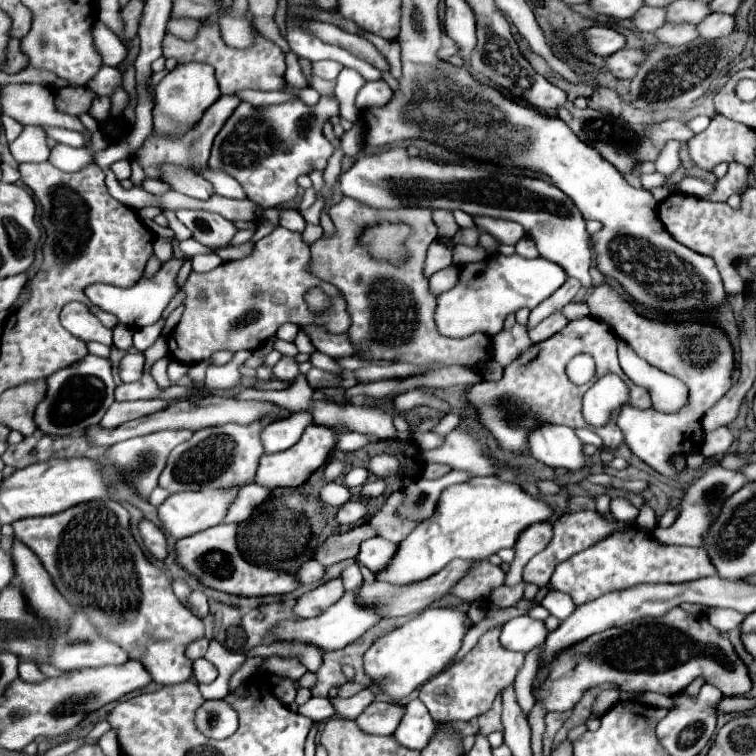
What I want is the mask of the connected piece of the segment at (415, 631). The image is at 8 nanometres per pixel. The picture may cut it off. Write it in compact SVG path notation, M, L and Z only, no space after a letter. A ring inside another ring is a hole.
M441 606L427 608L401 628L377 640L373 648L369 648L369 652L365 654L367 676L371 676L373 680L381 678L383 680L381 688L389 696L393 696L393 700L409 696L415 688L419 688L421 684L443 672L447 666L451 666L467 634L465 618L467 618L465 612L457 608L441 608Z

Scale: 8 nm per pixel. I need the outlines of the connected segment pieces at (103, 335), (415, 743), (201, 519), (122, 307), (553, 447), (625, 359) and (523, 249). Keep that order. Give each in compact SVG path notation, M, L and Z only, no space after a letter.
M69 302L61 310L61 325L85 342L101 342L113 346L113 331L99 322L97 316L81 302Z
M413 700L407 704L405 720L401 720L395 738L401 746L411 750L421 750L427 746L437 730L437 724L429 716L425 704L421 700Z
M231 486L231 488L219 488L219 490L201 490L201 492L177 492L171 494L161 506L159 506L159 518L163 522L163 528L173 536L173 538L185 538L191 534L197 534L209 526L221 524L229 504L237 498L241 486Z
M171 258L167 264L161 266L161 270L155 274L155 278L147 280L147 278L141 278L133 288L117 288L117 286L109 286L109 284L93 284L89 286L85 292L89 296L89 300L99 306L101 310L105 312L111 312L119 318L121 324L129 326L129 328L143 328L143 326L151 326L155 324L163 310L167 308L167 304L171 302L171 298L175 296L177 292L177 286L175 286L175 276L177 276L177 270L183 266L183 260L177 260L177 258Z
M543 424L529 432L527 438L529 452L555 468L579 470L585 466L583 444L569 426Z
M621 340L617 342L619 342L619 362L623 372L633 384L639 384L649 392L653 408L657 408L659 412L677 412L679 408L685 406L687 388L679 378L647 364L625 342Z
M523 236L523 238L515 244L515 248L517 248L517 254L539 254L537 248L535 248L535 242L533 242L529 236Z

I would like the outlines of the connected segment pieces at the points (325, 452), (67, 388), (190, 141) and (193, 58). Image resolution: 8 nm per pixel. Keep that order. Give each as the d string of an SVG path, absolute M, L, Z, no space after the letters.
M311 424L301 440L285 450L285 452L277 452L277 454L263 454L261 462L259 462L259 470L257 470L257 478L255 482L257 484L265 484L269 488L281 488L281 486L301 486L315 470L323 468L329 454L337 448L337 432L333 428L327 428L327 426L317 426L317 424Z
M87 354L83 360L57 370L47 378L47 390L43 400L35 406L35 424L43 434L49 436L71 436L83 432L87 426L93 426L105 414L105 408L113 404L113 392L117 384L113 380L111 362Z
M221 96L203 116L203 120L197 124L197 128L193 128L193 132L185 134L179 140L169 140L165 136L157 136L155 132L145 140L145 144L135 152L139 156L139 162L145 170L147 178L157 178L157 164L161 164L161 160L169 160L173 164L185 164L191 168L197 168L197 172L203 172L203 168L207 166L209 160L209 152L213 146L213 138L217 136L217 132L221 130L221 126L225 124L225 120L233 114L233 108L239 104L241 100L235 96Z
M217 24L201 26L197 38L191 42L179 40L167 32L163 38L163 54L165 54L165 58L175 58L179 64L205 62L205 64L213 66L221 94L235 94L245 88L267 92L267 90L281 90L285 86L285 54L279 46L265 40L261 34L257 34L255 44L251 48L237 50L237 48L225 46Z

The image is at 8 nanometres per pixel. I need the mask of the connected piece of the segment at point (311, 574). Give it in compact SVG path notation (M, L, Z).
M309 560L307 564L301 566L301 570L299 570L299 580L301 580L303 584L311 584L311 582L321 580L323 574L325 574L325 566L319 564L317 560Z

